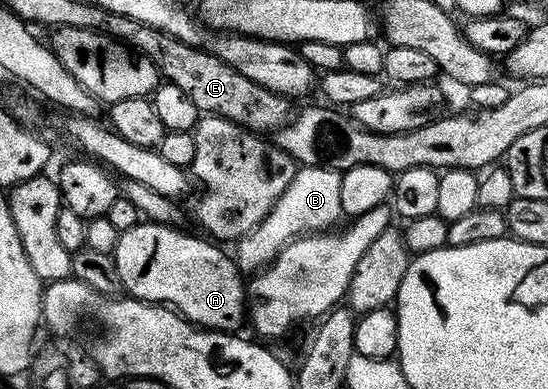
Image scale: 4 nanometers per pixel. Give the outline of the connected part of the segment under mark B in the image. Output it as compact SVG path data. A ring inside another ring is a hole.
M325 165L299 168L298 174L288 183L284 195L276 199L272 211L268 211L265 219L251 233L244 235L236 242L236 264L239 270L261 270L274 260L274 256L282 250L289 241L298 237L317 235L329 230L337 217L343 216L340 207L340 183L342 173L336 169L328 169Z

